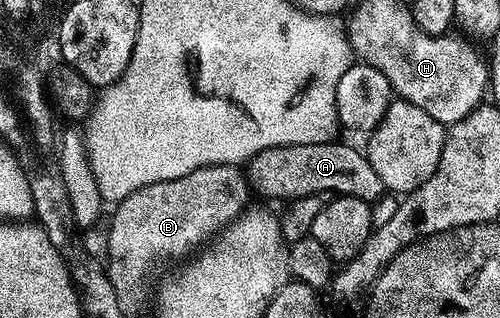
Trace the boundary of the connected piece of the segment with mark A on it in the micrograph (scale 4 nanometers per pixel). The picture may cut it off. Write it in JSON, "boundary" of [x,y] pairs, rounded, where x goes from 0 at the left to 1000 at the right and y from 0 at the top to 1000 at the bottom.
{"boundary":[[[686,440],[532,465],[492,516],[496,582],[536,623],[592,623],[622,610],[714,623],[738,642],[768,619],[772,601],[734,481]]]}

